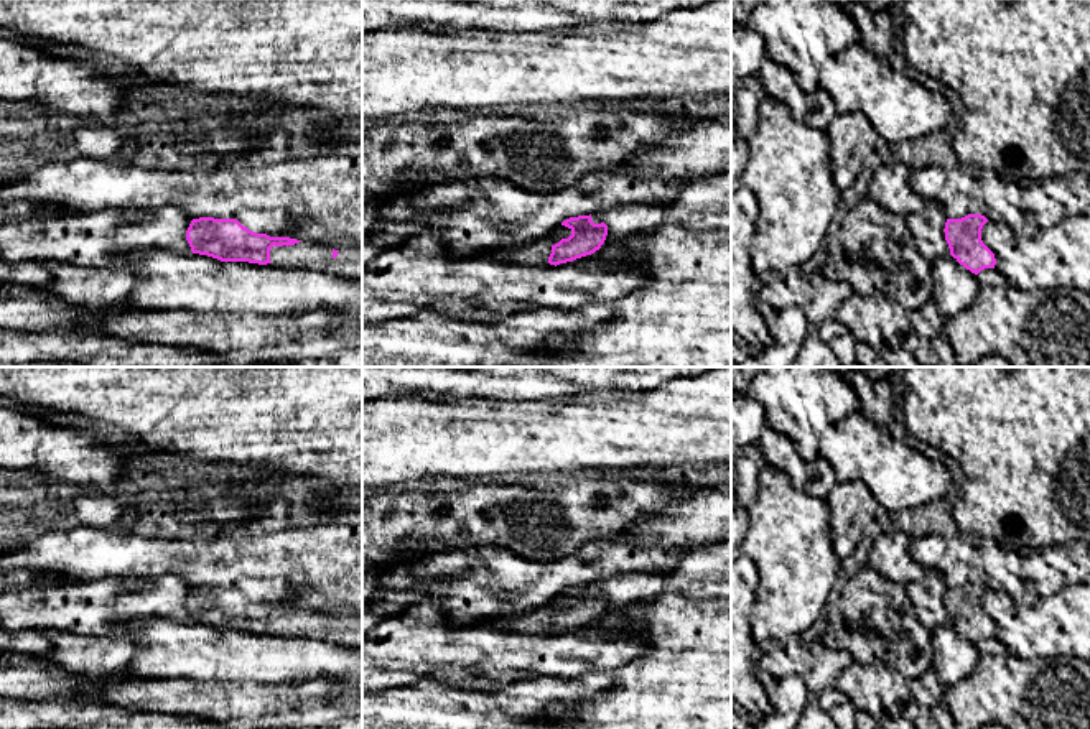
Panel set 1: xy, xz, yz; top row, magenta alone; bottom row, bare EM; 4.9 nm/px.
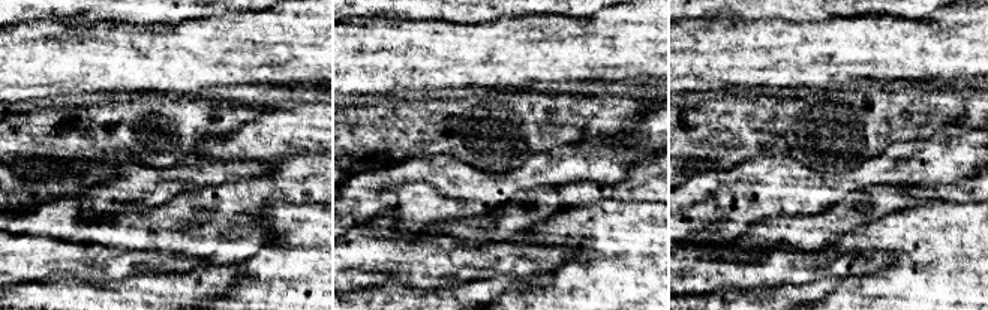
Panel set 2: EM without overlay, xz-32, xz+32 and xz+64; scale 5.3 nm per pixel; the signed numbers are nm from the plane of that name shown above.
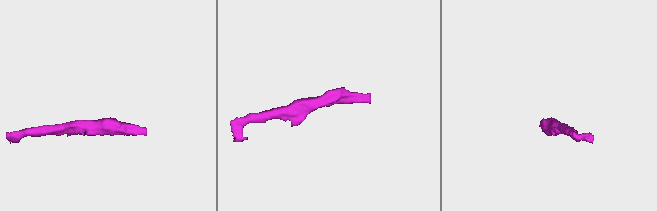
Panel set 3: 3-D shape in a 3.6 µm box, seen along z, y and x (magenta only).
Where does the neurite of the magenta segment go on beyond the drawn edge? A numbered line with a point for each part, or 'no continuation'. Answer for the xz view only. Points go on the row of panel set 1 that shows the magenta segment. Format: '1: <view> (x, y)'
no continuation

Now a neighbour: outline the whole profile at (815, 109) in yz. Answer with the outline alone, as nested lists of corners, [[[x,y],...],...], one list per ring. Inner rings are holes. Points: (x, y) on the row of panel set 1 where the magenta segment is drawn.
[[[769,56],[762,59],[756,77],[766,95],[782,102],[790,110],[792,118],[807,127],[827,130],[838,114],[831,97],[822,87],[817,87],[815,92],[805,92],[797,76]]]

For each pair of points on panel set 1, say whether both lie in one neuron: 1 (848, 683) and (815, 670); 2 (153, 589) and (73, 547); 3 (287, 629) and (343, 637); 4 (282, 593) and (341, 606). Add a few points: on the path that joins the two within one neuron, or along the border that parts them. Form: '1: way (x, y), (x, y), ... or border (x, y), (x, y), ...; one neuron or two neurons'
1: border (853, 662), (838, 677), (837, 688); two neurons
2: border (168, 571), (144, 576), (104, 576), (93, 581); two neurons
3: way (300, 627), (330, 629); one neuron
4: way (297, 599), (326, 599); one neuron

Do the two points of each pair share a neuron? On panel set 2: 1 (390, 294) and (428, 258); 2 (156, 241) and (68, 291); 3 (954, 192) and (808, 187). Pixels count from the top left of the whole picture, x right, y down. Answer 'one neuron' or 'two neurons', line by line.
1: two neurons
2: two neurons
3: two neurons

